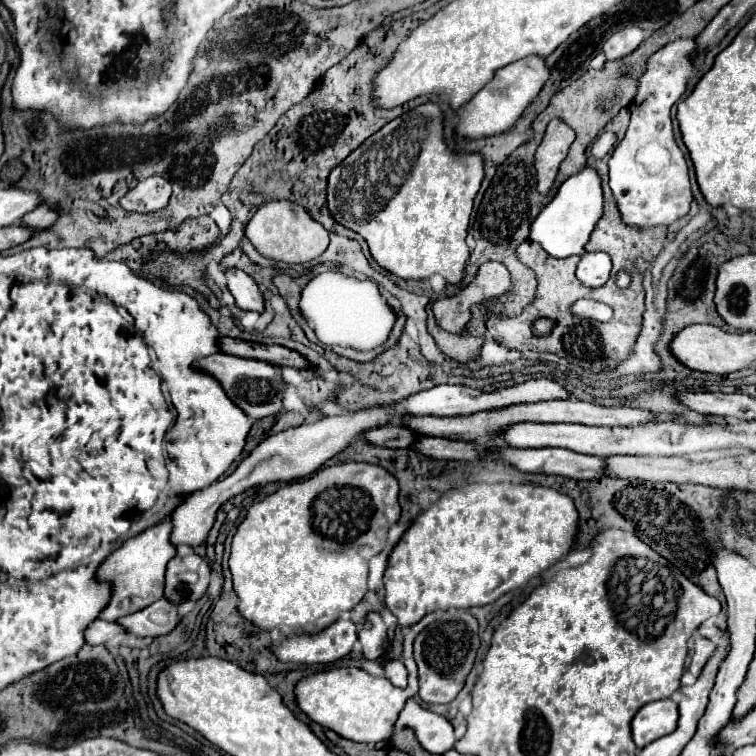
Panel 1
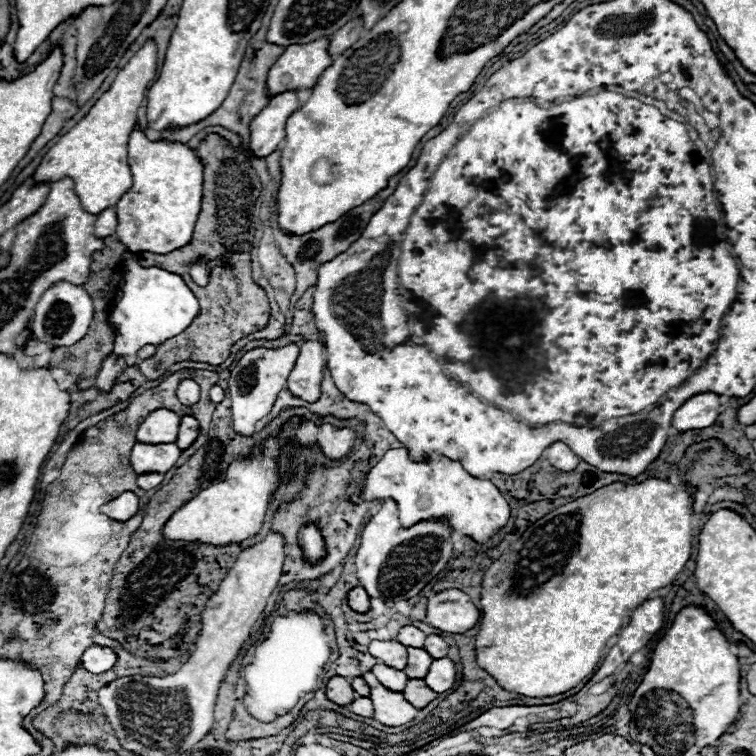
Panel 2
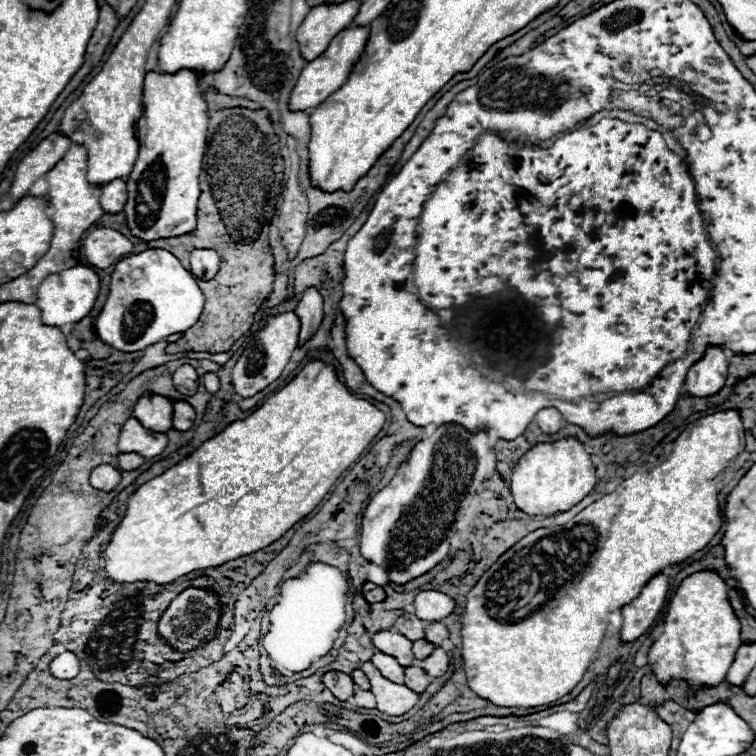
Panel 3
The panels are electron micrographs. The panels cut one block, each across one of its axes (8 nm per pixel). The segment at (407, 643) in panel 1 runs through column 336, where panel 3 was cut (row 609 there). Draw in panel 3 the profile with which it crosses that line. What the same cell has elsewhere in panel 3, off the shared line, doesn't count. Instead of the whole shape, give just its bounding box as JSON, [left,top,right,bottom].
[648,570,742,688]

